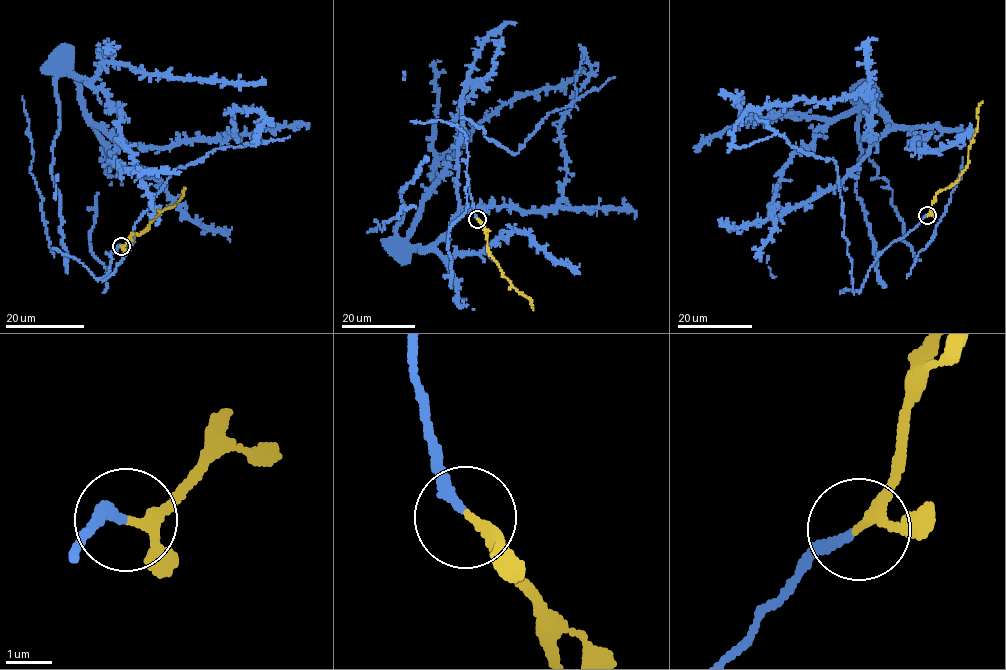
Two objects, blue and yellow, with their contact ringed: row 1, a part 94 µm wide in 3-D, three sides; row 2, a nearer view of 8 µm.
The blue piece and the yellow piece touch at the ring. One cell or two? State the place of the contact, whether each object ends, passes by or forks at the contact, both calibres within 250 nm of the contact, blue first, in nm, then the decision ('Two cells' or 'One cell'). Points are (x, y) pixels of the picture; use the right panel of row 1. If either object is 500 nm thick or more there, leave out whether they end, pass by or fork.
Place: (927, 215). At the ring blue ends. At the ring yellow passes by. Thickness 220 nm (blue) against 190 nm. One cell

